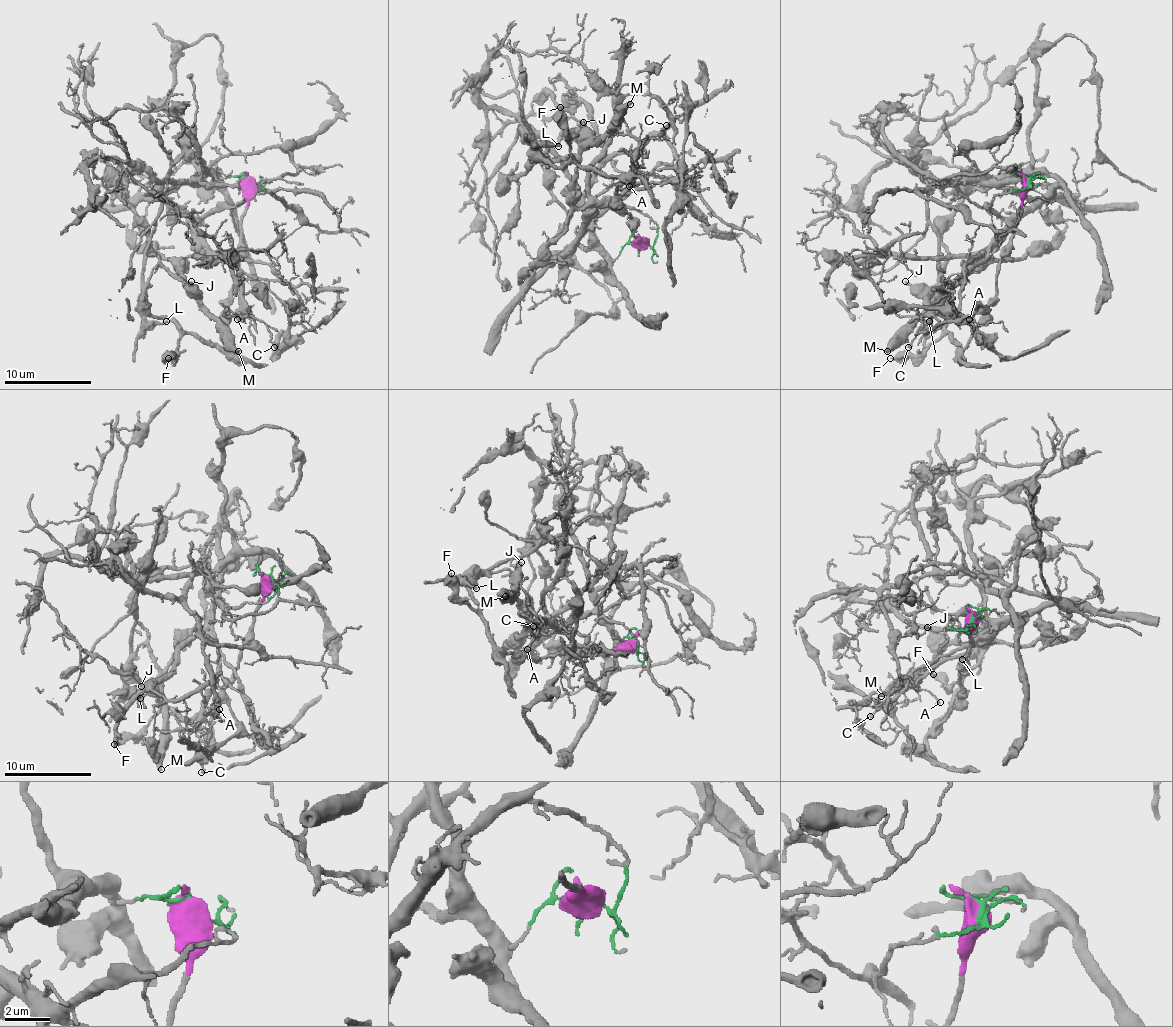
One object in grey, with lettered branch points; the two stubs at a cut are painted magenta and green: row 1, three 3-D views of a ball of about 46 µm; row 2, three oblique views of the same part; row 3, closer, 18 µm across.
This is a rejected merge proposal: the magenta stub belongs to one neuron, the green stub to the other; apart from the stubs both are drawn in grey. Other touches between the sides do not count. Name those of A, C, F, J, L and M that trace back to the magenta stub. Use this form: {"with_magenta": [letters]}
{"with_magenta": ["F", "L"]}

